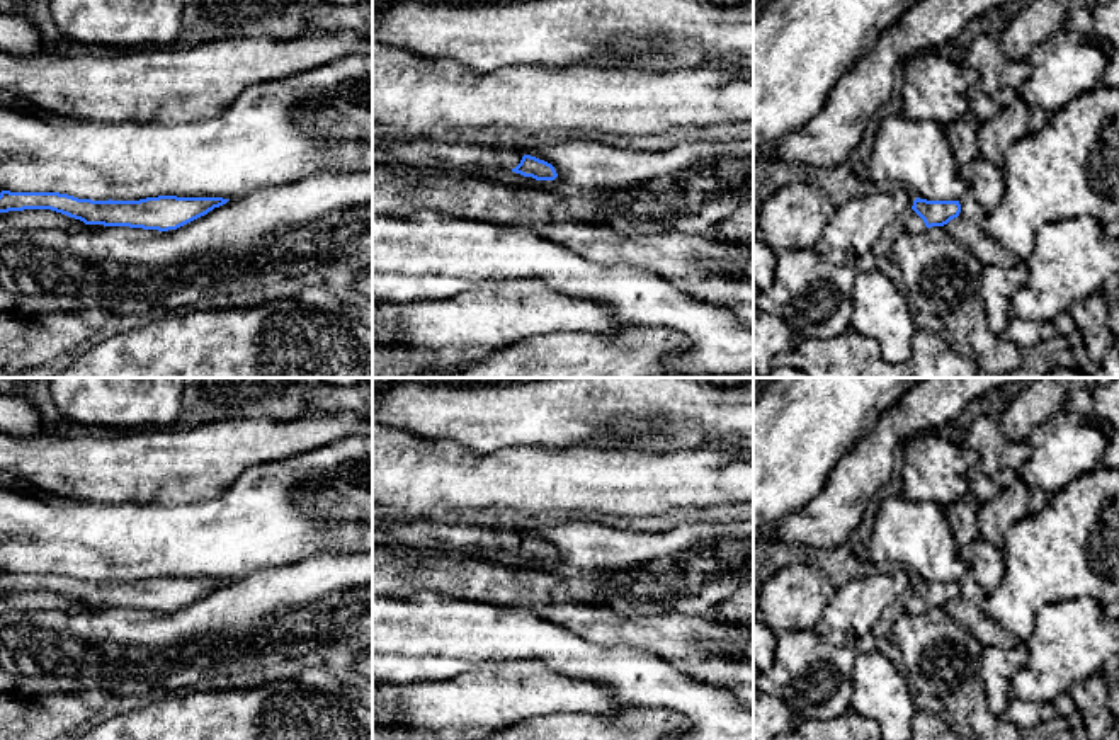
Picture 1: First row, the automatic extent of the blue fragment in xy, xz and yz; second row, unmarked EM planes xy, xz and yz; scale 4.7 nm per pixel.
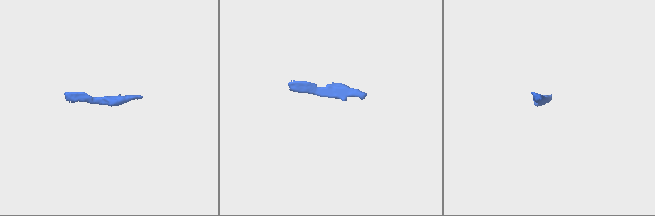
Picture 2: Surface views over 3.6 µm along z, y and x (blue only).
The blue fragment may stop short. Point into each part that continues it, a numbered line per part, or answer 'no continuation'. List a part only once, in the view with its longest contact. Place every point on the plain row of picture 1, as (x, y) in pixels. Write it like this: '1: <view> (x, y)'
1: yz (914, 604)

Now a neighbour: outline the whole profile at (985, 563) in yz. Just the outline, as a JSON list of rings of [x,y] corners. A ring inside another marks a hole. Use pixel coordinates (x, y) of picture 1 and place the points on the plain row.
[[[976,538],[968,546],[959,548],[957,556],[968,572],[959,580],[959,597],[944,606],[944,611],[983,646],[1010,648],[1017,645],[1019,640],[983,611],[986,595],[1000,585],[1005,575],[1002,549]]]

